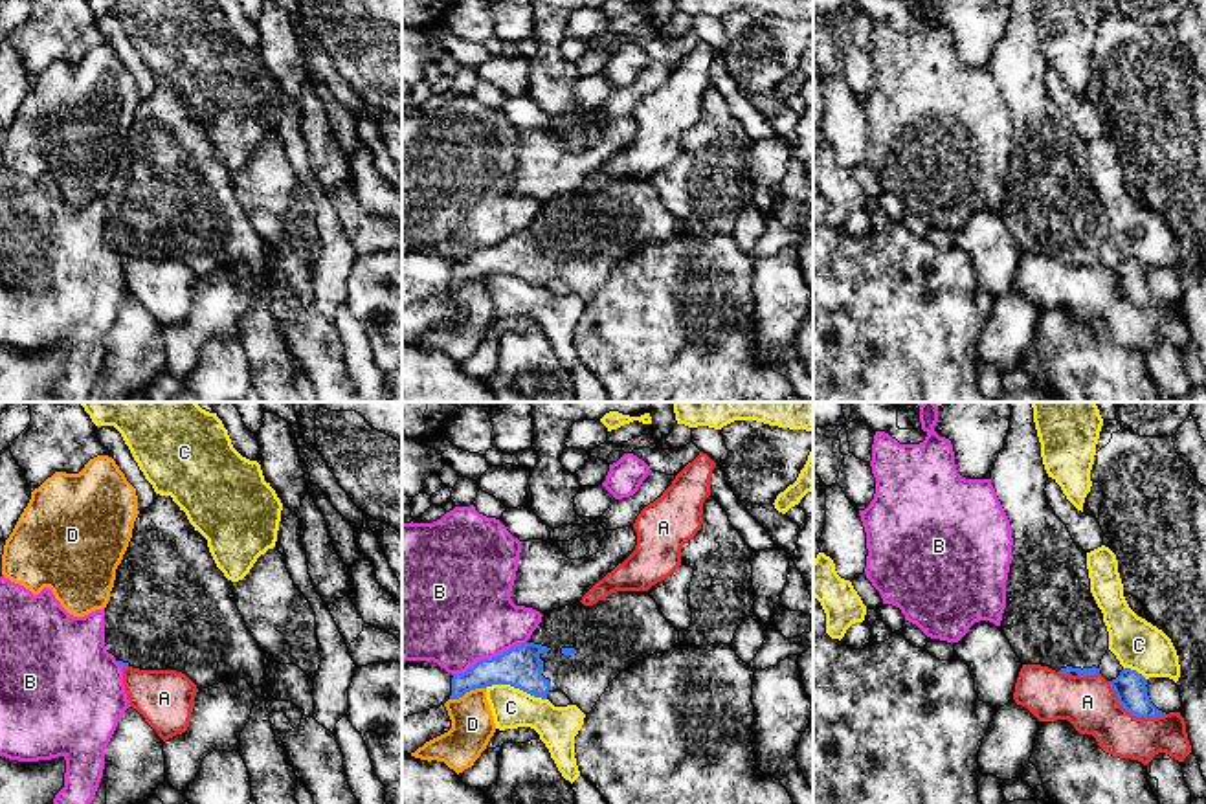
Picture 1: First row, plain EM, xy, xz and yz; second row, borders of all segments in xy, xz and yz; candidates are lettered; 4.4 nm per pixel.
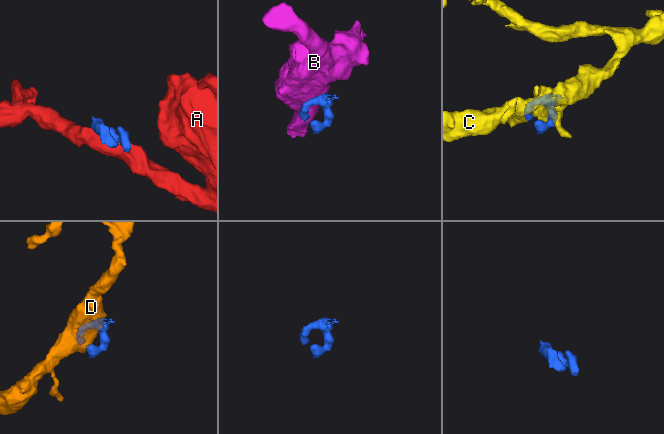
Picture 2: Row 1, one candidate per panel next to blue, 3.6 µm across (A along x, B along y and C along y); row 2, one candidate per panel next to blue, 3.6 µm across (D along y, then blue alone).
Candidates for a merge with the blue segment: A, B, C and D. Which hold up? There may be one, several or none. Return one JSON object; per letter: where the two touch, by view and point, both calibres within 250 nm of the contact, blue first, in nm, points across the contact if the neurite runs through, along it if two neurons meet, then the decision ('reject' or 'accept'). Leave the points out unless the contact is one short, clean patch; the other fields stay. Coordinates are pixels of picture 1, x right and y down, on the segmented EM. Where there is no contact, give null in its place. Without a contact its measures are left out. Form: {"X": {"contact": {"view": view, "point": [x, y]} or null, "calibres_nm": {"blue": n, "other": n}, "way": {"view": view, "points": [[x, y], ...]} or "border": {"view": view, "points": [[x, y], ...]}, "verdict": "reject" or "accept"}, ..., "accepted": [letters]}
{"A": {"contact": {"view": "yz", "point": [1131, 713]}, "calibres_nm": {"blue": 140, "other": 240}, "verdict": "reject"}, "B": {"contact": {"view": "xz", "point": [489, 659]}, "calibres_nm": {"blue": 190, "other": 460}, "verdict": "reject"}, "C": {"contact": {"view": "xz", "point": [516, 687]}, "calibres_nm": {"blue": 190, "other": 180}, "verdict": "reject"}, "D": {"contact": {"view": "xz", "point": [467, 691]}, "calibres_nm": {"blue": 180, "other": 190}, "verdict": "reject"}, "accepted": []}

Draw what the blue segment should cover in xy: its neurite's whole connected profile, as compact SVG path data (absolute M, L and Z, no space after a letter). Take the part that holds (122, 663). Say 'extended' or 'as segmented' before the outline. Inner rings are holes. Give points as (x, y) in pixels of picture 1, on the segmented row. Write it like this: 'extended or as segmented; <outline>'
extended; M156 494L154 503L134 521L132 538L116 569L105 608L105 646L123 668L176 670L196 688L246 679L257 694L250 721L240 732L240 756L248 767L251 800L297 804L297 776L285 749L275 742L266 709L266 653L248 631L231 580L217 567L207 540L189 523L171 496Z

